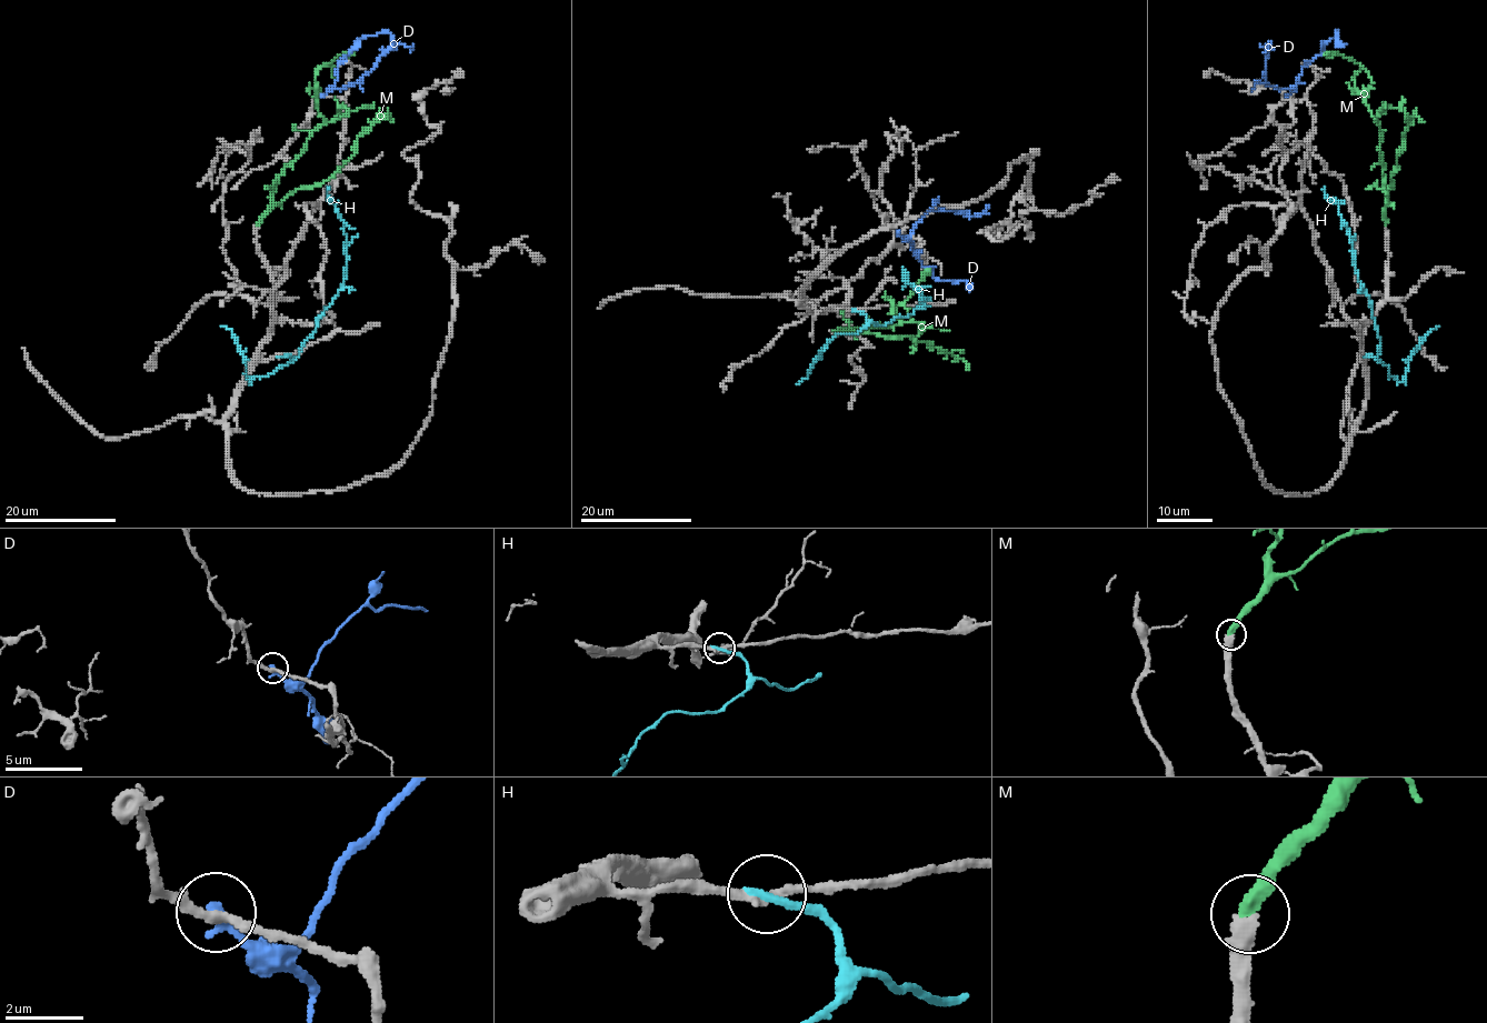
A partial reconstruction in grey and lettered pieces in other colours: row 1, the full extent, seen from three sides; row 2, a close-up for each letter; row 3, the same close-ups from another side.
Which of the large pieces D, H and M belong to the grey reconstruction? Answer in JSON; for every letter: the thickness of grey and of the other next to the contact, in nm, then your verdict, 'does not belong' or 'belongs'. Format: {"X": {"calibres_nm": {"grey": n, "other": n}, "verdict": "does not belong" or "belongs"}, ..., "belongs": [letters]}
{"D": {"calibres_nm": {"grey": 220, "other": 240}, "verdict": "does not belong"}, "H": {"calibres_nm": {"grey": 260, "other": 240}, "verdict": "does not belong"}, "M": {"calibres_nm": {"grey": 360, "other": 360}, "verdict": "belongs"}, "belongs": ["M"]}

